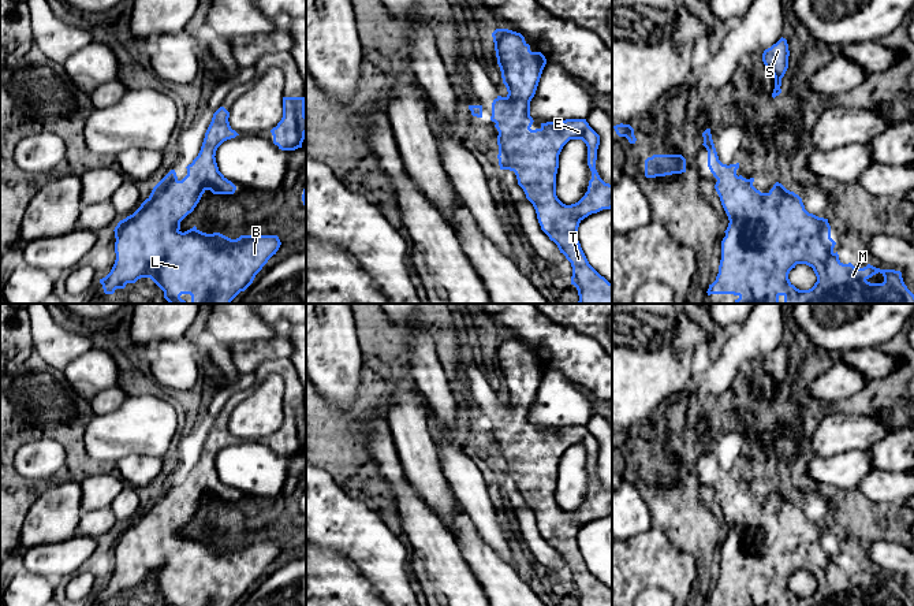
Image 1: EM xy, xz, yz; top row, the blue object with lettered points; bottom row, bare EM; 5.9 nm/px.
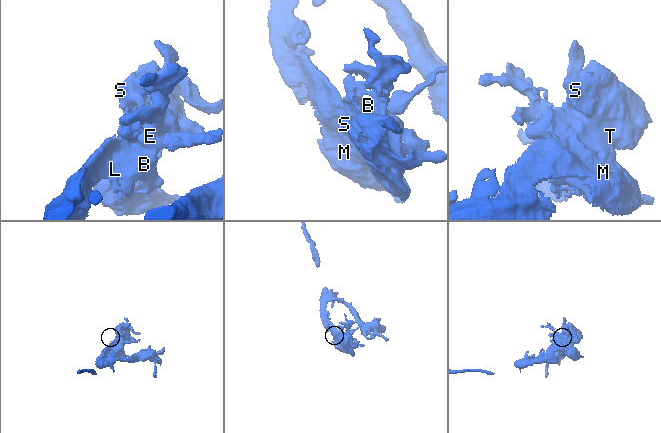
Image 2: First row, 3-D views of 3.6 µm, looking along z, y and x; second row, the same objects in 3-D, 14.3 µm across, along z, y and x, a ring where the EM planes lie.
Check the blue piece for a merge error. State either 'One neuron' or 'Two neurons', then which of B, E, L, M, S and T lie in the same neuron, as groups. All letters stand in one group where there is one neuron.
One neuron. Groups: B E L M S T

